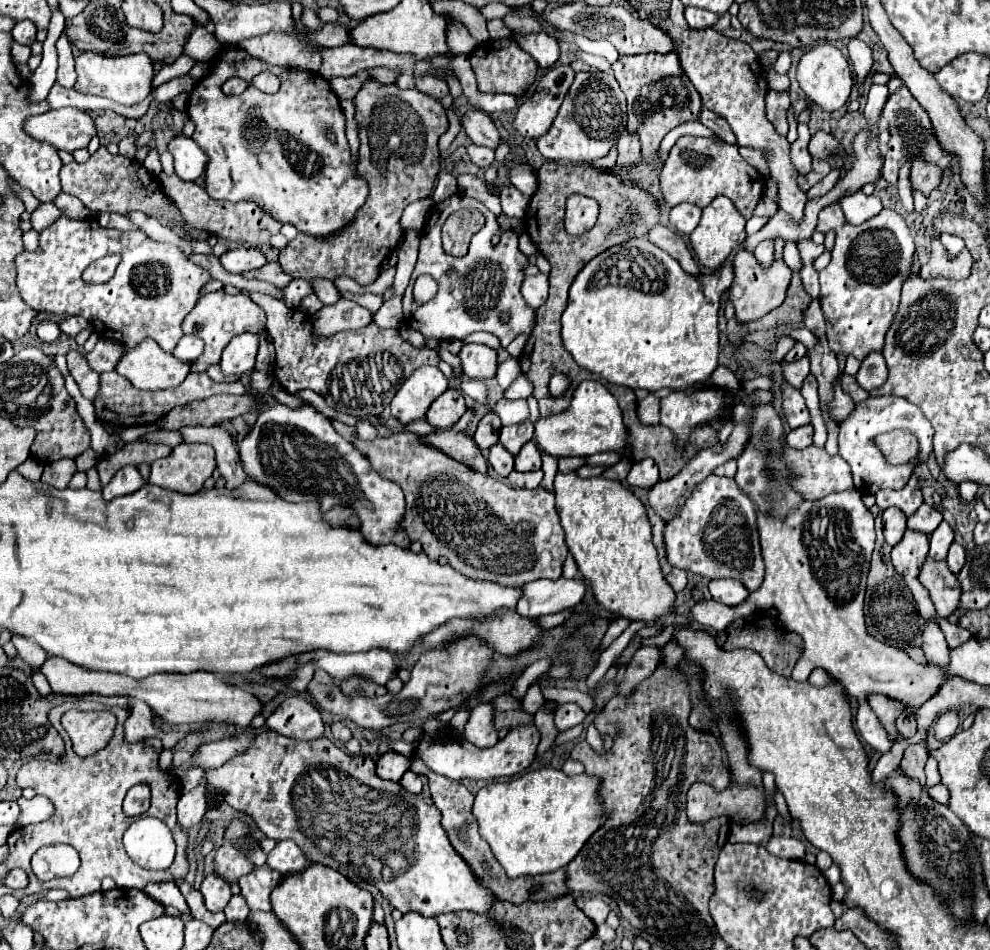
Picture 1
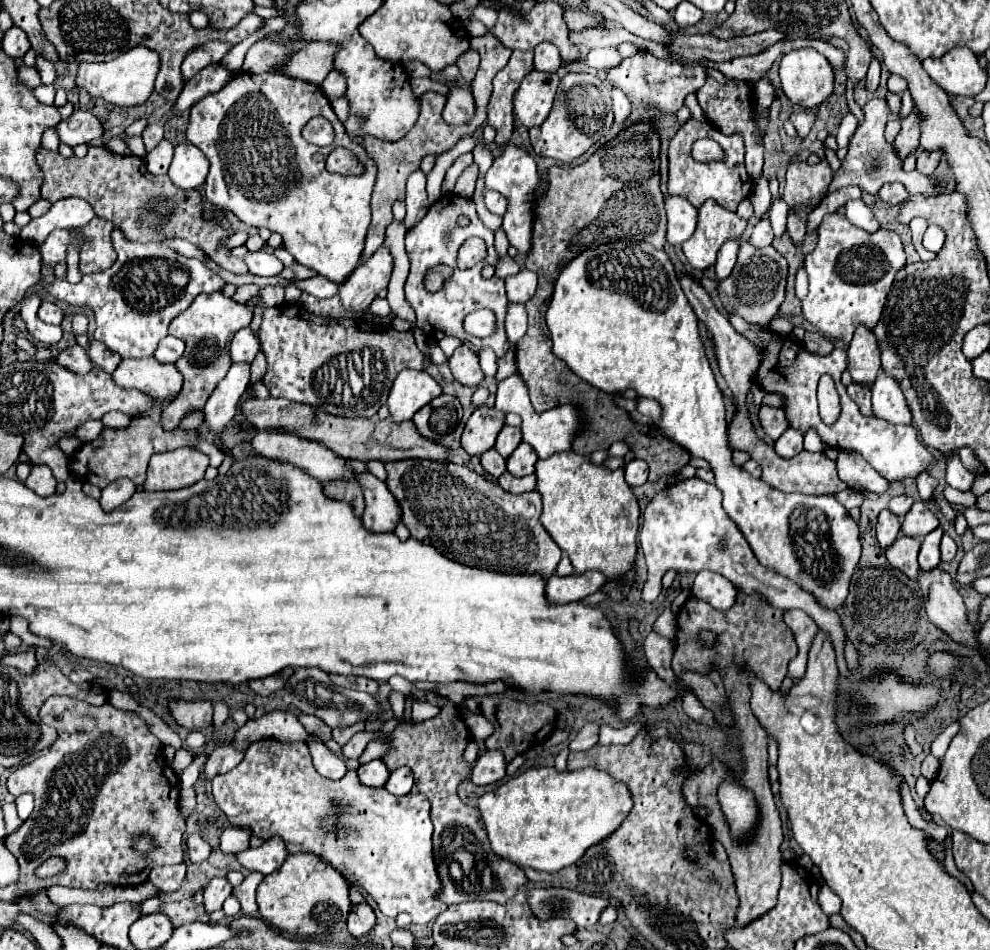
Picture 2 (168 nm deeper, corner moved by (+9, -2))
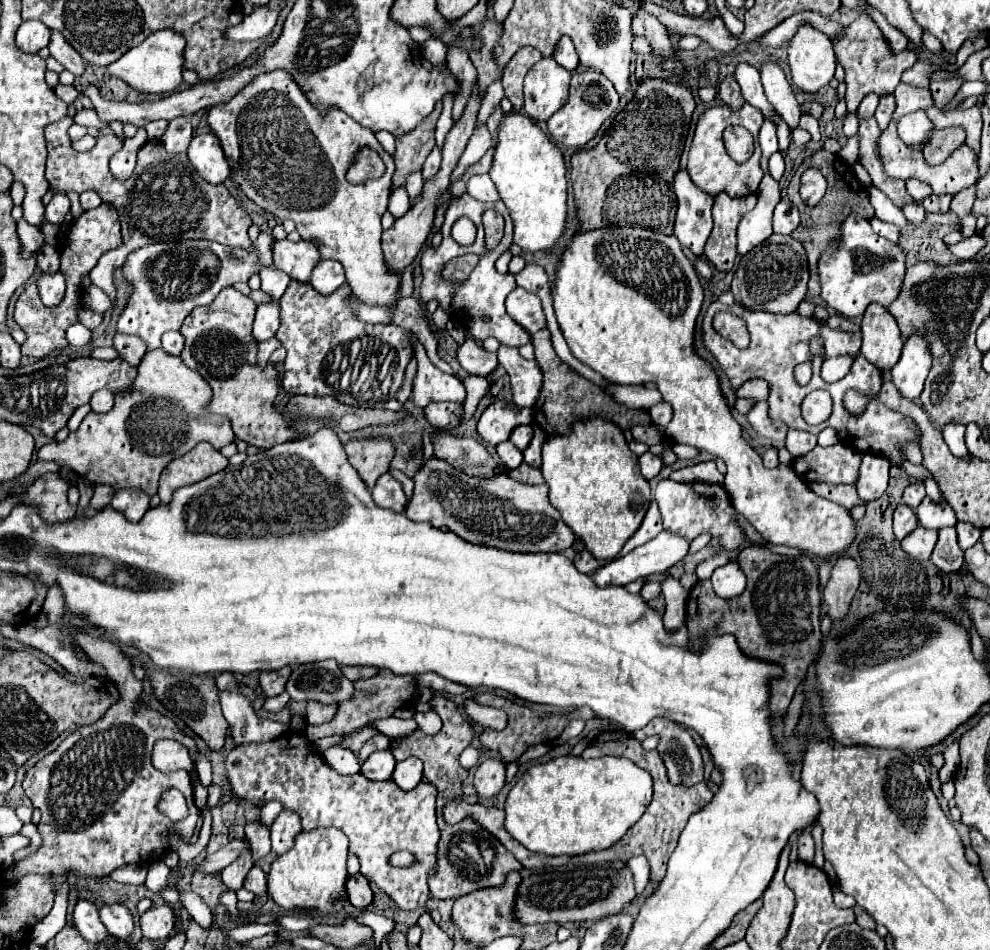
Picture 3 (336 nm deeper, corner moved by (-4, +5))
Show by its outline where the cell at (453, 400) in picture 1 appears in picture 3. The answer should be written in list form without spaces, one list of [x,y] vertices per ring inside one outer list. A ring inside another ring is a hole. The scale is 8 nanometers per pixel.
[[[439,402],[429,404],[425,408],[425,418],[433,428],[453,430],[459,426],[459,420],[463,416],[463,404],[451,404],[451,402]]]

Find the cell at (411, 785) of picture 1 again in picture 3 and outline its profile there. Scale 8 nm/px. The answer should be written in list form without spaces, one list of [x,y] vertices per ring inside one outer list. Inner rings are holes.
[[[407,758],[403,762],[397,762],[397,768],[391,776],[391,780],[401,788],[401,790],[411,790],[415,788],[423,778],[423,762],[419,758]]]

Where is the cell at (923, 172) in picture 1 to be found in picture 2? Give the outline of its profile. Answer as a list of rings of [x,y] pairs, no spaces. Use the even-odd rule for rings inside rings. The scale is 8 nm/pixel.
[[[920,151],[916,155],[916,169],[922,171],[922,175],[932,175],[936,171],[936,165],[938,165],[940,157],[936,157],[934,153],[928,153],[928,151]]]

